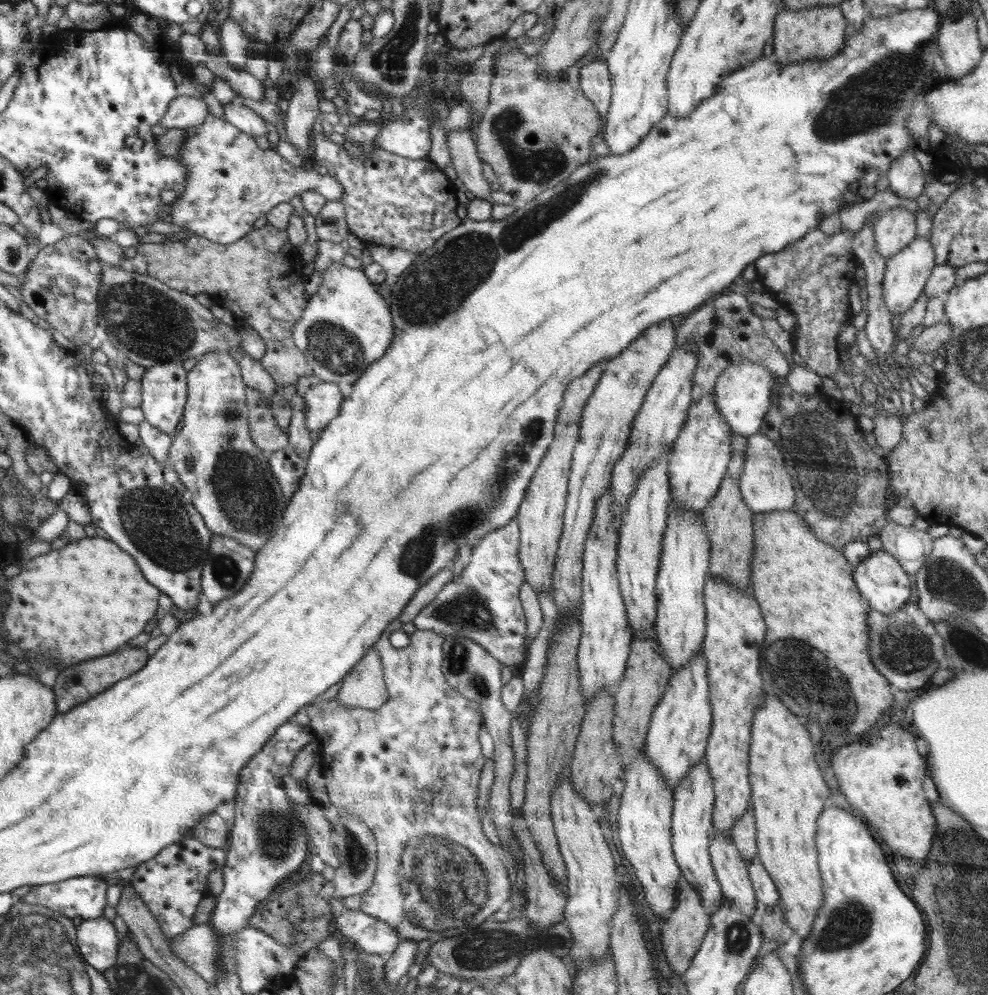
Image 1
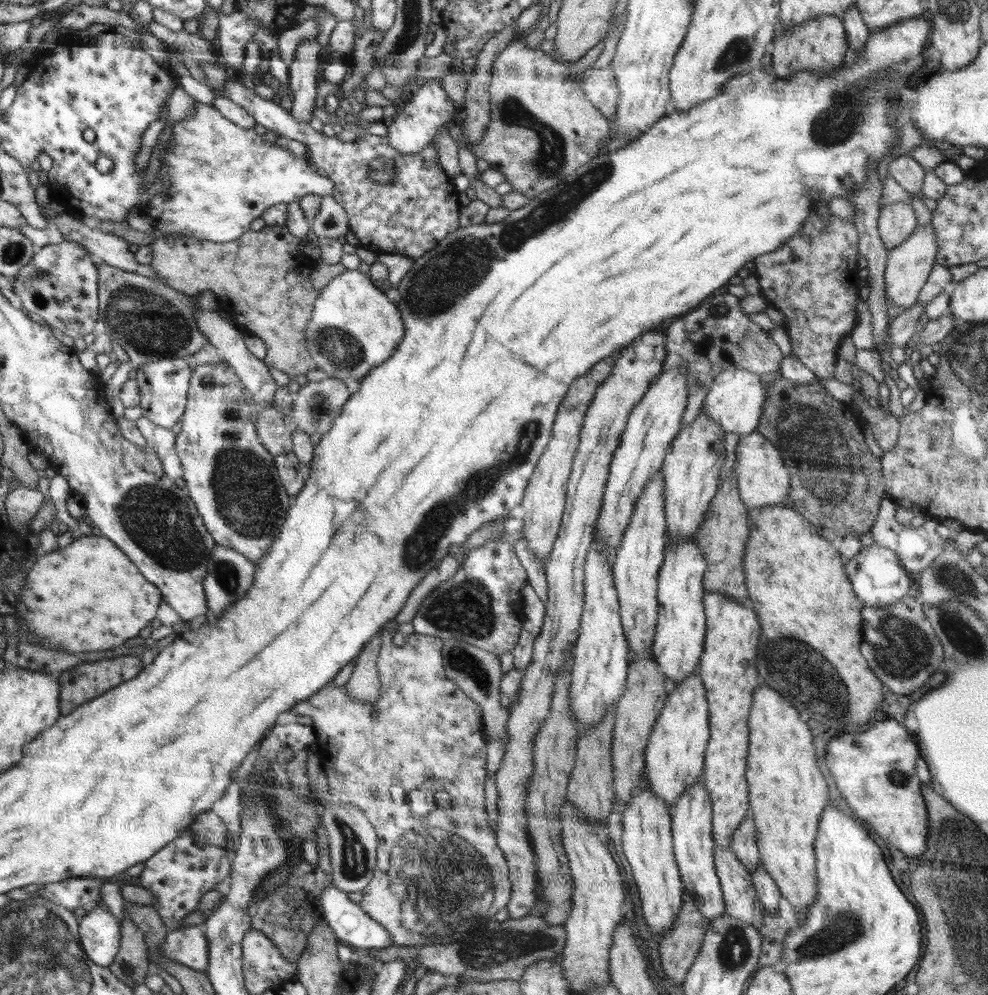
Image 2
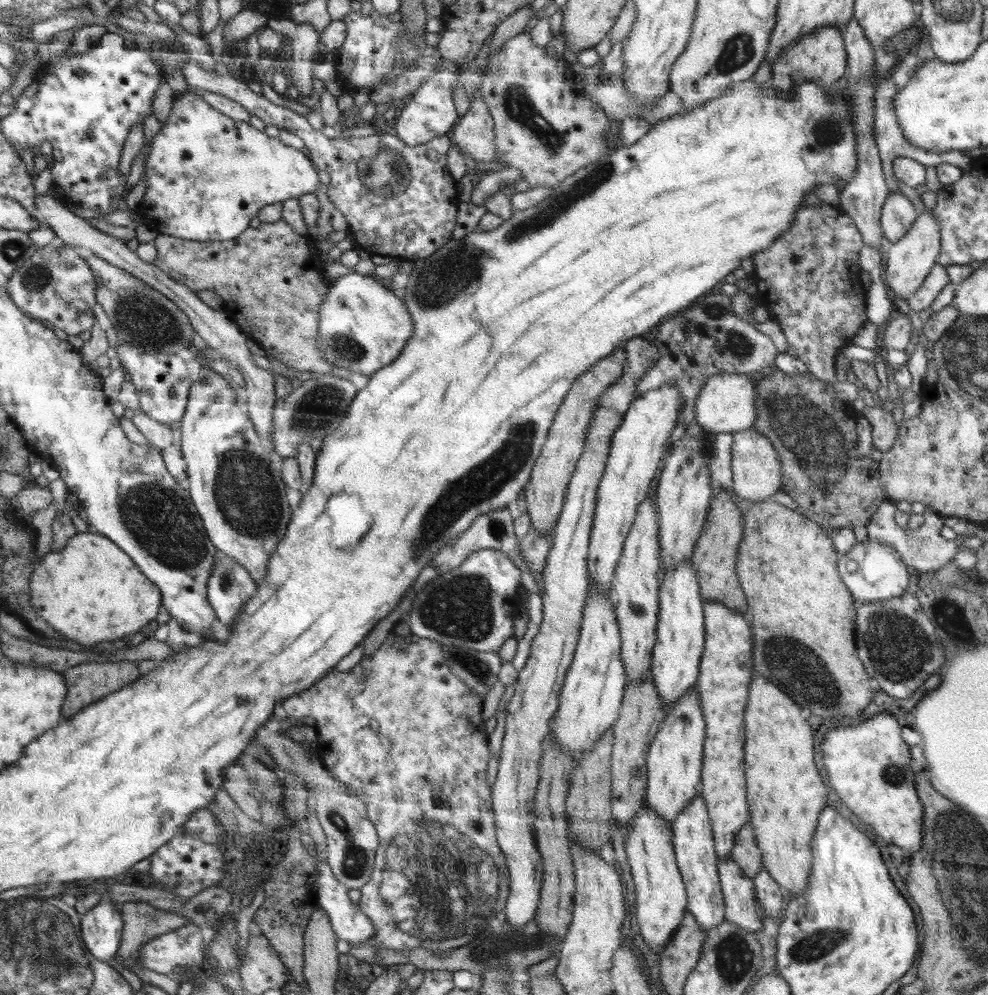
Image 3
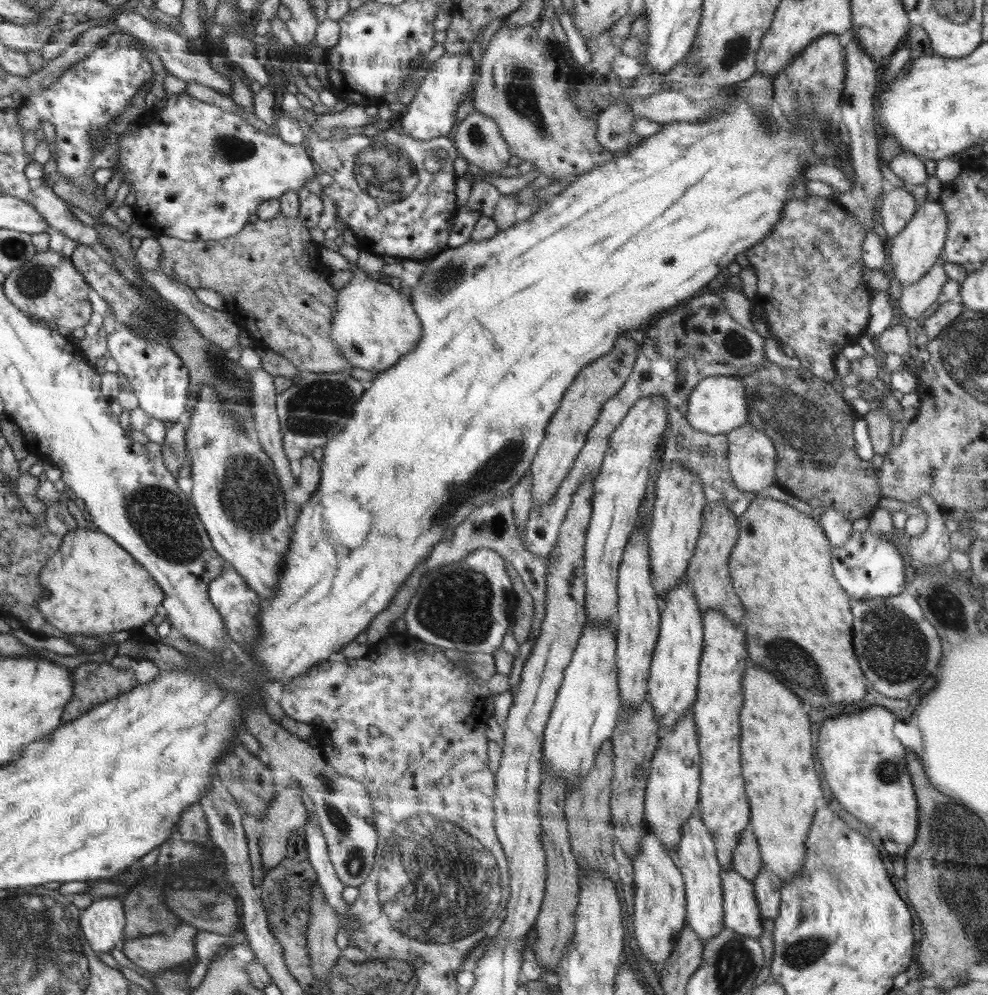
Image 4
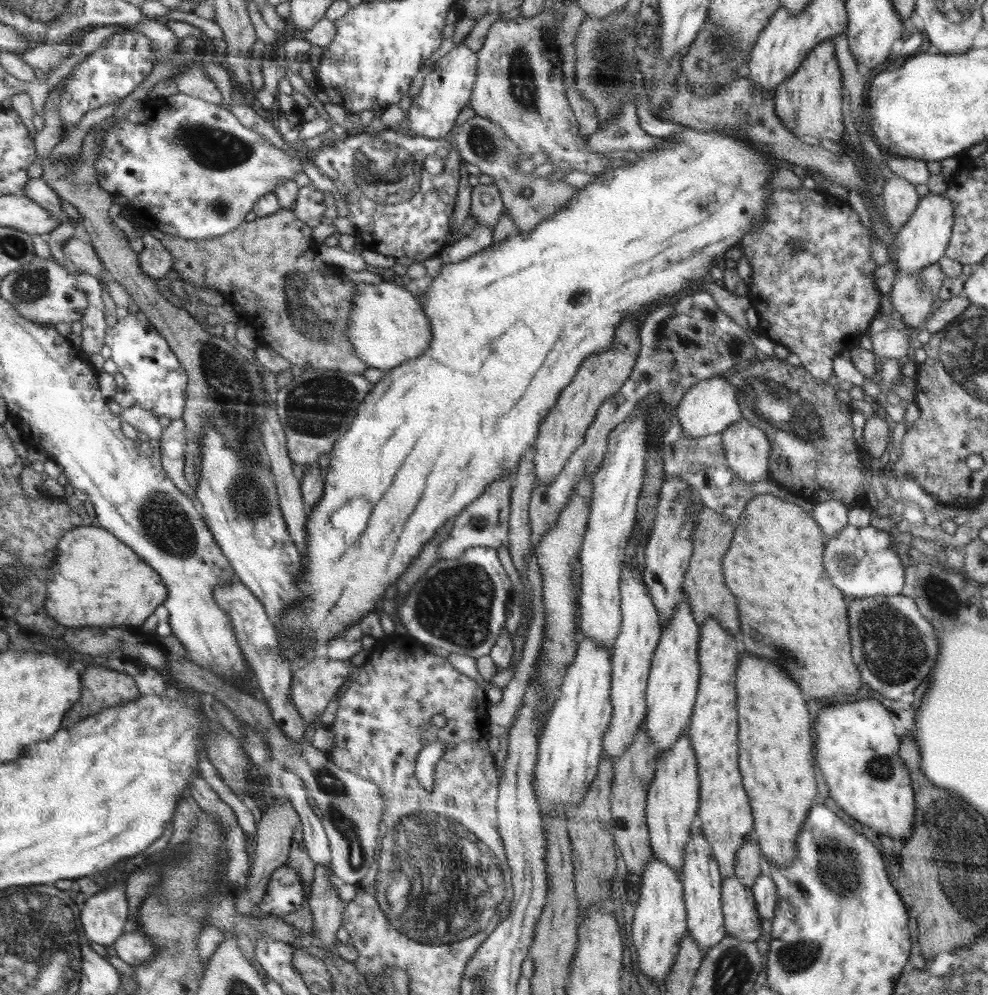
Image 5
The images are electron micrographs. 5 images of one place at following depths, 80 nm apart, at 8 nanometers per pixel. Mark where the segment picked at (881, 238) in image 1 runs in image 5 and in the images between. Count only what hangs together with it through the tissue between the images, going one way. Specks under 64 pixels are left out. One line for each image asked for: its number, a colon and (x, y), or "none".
2: (897, 221)
3: (898, 214)
4: (898, 206)
5: (900, 198)

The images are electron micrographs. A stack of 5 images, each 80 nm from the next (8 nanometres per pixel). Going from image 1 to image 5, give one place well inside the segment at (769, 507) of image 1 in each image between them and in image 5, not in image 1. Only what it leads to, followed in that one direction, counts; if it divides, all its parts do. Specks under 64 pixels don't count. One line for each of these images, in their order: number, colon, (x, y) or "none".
2: (762, 479)
3: (756, 471)
4: (751, 456)
5: (747, 449)

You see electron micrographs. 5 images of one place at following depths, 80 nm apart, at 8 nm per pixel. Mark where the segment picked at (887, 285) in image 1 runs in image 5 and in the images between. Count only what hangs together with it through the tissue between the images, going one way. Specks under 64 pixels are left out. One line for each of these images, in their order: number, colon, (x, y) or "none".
2: (908, 266)
3: (910, 259)
4: (913, 251)
5: (922, 241)

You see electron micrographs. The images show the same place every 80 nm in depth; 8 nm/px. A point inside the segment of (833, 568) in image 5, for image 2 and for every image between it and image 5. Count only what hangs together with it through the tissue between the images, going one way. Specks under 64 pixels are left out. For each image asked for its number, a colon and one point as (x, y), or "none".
2: (878, 578)
3: (872, 571)
4: (867, 566)

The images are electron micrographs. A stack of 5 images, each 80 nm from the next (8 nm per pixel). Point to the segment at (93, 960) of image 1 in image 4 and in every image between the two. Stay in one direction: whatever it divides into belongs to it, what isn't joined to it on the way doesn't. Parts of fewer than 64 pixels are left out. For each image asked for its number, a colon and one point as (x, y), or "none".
2: (99, 934)
3: (102, 926)
4: (103, 920)

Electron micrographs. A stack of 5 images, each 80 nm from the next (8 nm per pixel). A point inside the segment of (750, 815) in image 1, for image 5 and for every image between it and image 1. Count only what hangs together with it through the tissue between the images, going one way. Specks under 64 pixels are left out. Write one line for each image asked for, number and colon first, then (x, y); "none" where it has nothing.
2: (744, 846)
3: (745, 853)
4: (747, 862)
5: (747, 864)

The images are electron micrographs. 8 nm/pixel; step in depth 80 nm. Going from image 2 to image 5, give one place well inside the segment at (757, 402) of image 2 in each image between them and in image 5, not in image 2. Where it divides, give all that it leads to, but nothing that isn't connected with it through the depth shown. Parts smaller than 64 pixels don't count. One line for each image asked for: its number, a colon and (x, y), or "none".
3: (726, 404)
4: (716, 405)
5: (708, 408)

